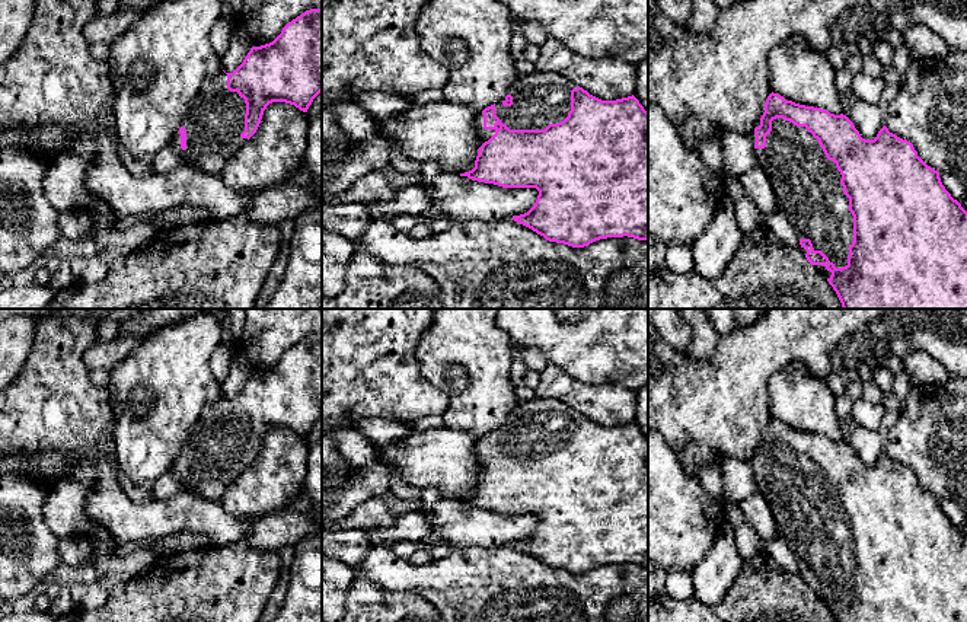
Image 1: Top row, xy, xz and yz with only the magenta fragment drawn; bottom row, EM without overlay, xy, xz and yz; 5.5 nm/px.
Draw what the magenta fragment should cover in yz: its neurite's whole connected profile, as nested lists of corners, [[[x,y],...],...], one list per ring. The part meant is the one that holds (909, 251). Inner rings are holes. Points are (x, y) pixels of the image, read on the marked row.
[[[773,92],[763,105],[763,115],[750,133],[750,140],[754,144],[757,166],[772,184],[776,210],[782,211],[795,227],[801,252],[827,278],[843,309],[967,309],[967,211],[945,189],[939,172],[917,156],[910,141],[890,133],[885,125],[874,140],[865,140],[846,115],[800,105]]]

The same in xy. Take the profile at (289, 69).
[[[310,9],[288,22],[281,34],[269,44],[252,47],[243,63],[233,71],[224,70],[216,77],[205,79],[198,96],[194,99],[179,131],[172,137],[170,146],[185,166],[220,176],[232,157],[256,133],[264,111],[272,102],[285,102],[307,112],[313,99],[322,92],[322,9]]]

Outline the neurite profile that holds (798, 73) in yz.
[[[791,36],[770,52],[769,86],[786,101],[842,114],[834,68],[802,36]]]

